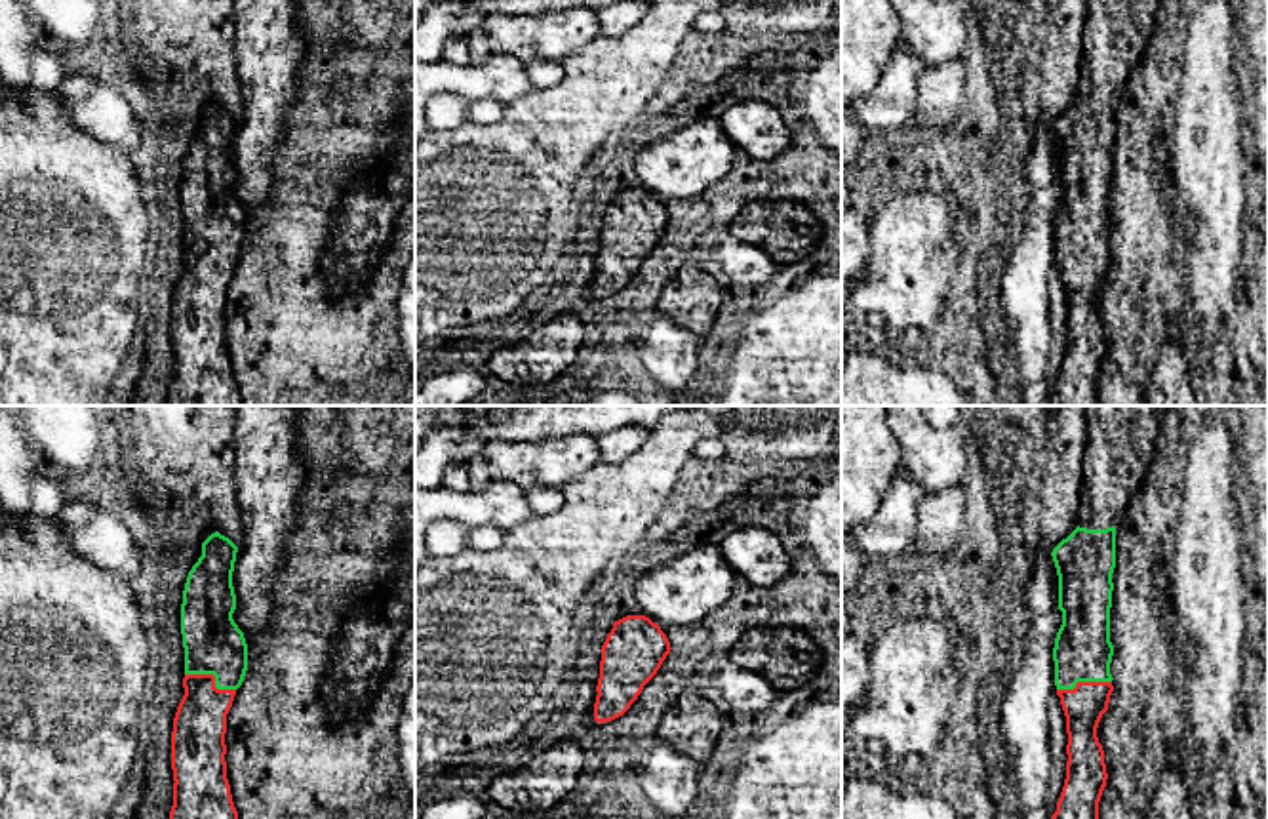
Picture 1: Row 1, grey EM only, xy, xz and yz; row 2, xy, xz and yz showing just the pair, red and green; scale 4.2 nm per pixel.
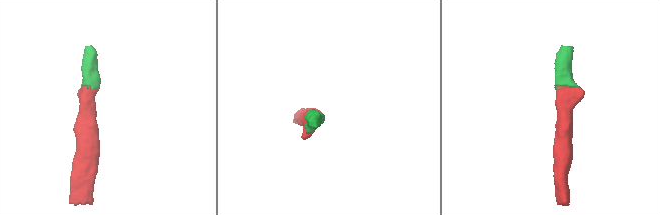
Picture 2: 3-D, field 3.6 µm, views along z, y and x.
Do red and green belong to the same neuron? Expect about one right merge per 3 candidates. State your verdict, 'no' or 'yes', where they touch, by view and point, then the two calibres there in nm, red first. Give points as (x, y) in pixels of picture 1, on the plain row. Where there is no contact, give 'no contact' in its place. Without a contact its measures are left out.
yes; meets red in xy at (214, 250); 220 nm thick on the red side, 260 nm on the other

